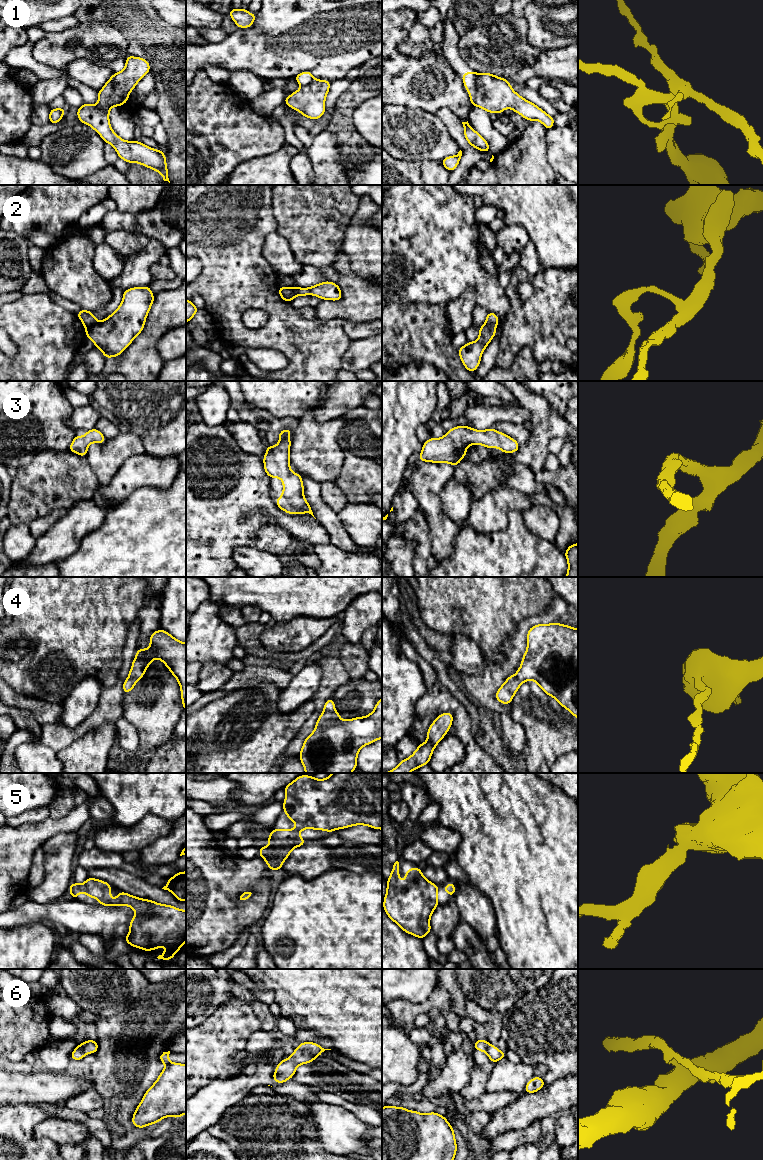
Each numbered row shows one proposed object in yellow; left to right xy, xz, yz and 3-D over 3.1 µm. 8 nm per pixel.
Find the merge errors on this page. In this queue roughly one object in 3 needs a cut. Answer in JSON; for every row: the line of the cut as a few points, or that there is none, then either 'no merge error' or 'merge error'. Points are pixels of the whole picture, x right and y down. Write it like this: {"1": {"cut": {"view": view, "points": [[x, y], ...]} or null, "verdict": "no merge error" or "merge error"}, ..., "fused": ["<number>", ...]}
{"1": {"cut": {"view": "xy", "points": [[114, 74], [112, 79], [112, 95], [109, 99], [110, 106]]}, "verdict": "merge error"}, "2": {"cut": {"view": "xy", "points": [[97, 321], [85, 328]]}, "verdict": "merge error"}, "3": {"cut": null, "verdict": "no merge error"}, "4": {"cut": null, "verdict": "no merge error"}, "5": {"cut": null, "verdict": "no merge error"}, "6": {"cut": null, "verdict": "no merge error"}, "fused": ["1", "2"]}

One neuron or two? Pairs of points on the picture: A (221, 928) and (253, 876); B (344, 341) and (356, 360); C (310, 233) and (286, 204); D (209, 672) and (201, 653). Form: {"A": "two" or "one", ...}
{"A": "one", "B": "two", "C": "one", "D": "two"}

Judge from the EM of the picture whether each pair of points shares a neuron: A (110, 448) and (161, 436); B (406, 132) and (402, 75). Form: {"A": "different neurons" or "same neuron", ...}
{"A": "different neurons", "B": "different neurons"}

